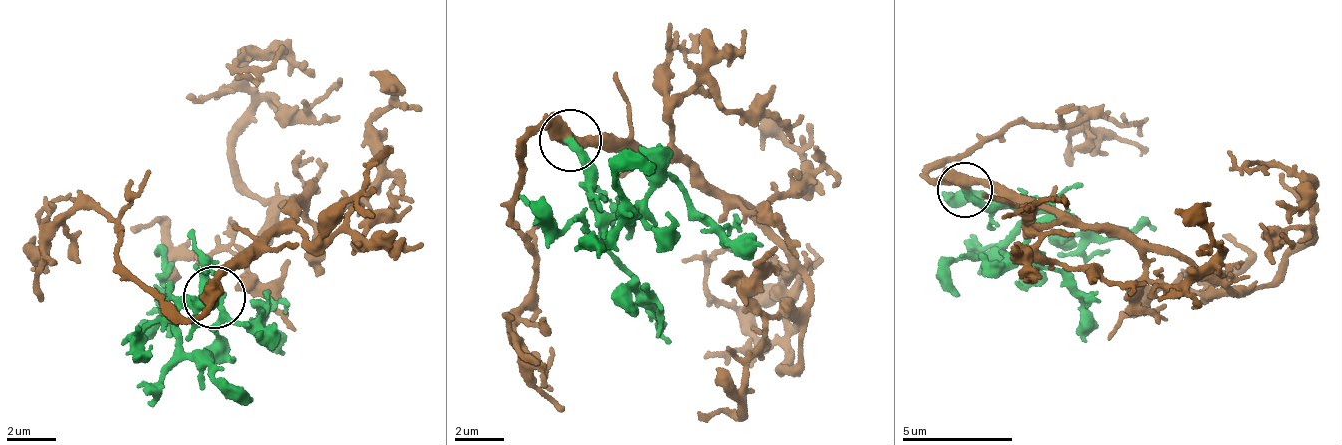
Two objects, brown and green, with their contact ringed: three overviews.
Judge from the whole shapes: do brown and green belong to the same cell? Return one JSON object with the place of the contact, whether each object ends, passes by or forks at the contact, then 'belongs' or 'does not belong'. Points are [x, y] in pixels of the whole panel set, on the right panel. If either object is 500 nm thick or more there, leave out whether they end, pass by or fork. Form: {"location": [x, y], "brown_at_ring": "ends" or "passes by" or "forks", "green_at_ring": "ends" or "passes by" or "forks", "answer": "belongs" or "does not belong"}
{"location": [965, 190], "brown_at_ring": "passes by", "green_at_ring": "ends", "answer": "belongs"}

